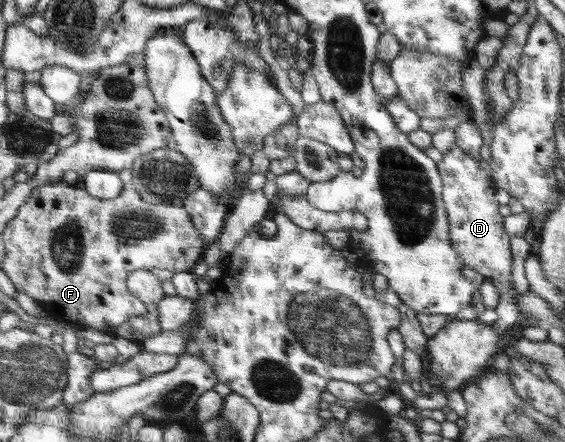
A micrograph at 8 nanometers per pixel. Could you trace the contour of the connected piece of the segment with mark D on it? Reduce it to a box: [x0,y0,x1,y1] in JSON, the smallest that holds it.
[436,144,522,340]

